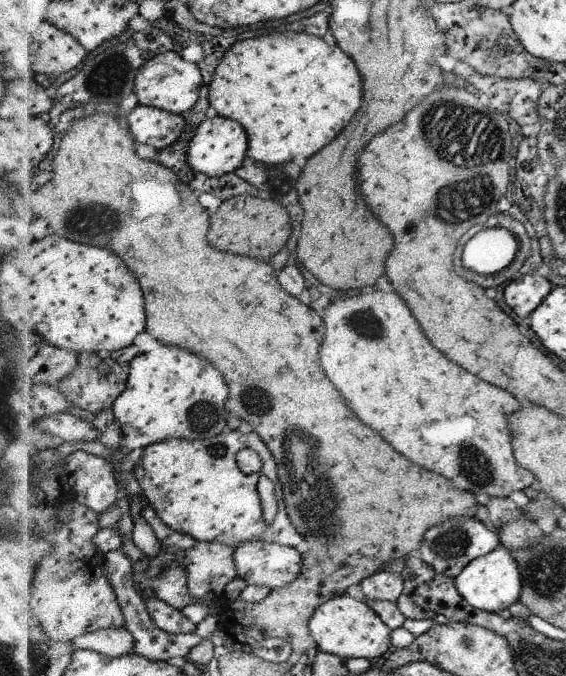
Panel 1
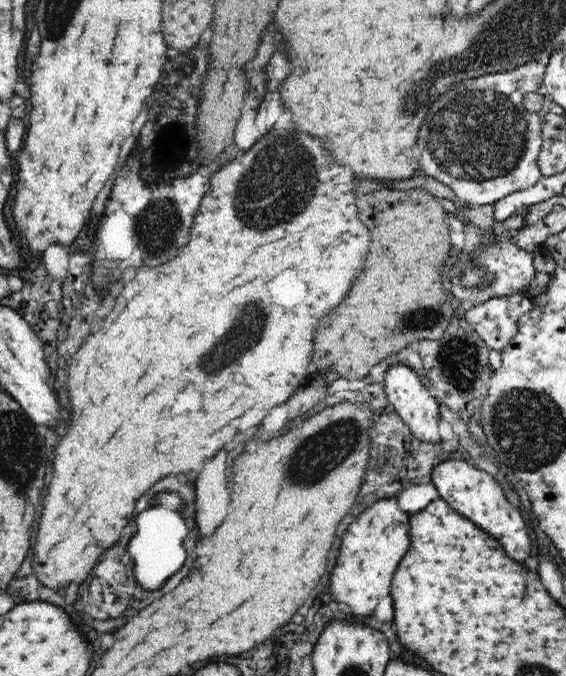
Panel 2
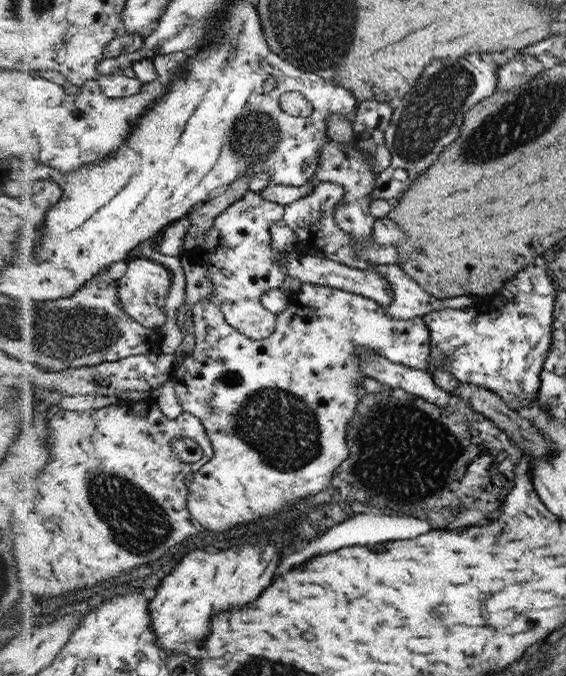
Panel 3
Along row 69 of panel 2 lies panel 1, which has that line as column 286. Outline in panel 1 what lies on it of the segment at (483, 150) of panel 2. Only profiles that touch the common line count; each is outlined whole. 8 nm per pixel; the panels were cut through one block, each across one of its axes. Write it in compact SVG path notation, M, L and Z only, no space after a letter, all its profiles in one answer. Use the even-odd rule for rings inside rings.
M227 430L220 436L206 440L172 439L153 444L139 453L135 470L135 483L138 484L150 505L159 517L162 517L174 530L192 535L198 541L218 542L228 546L246 544L246 542L269 542L297 547L302 545L304 538L296 532L294 524L290 522L285 505L281 501L279 491L279 468L274 464L274 458L270 454L268 444L260 438L258 432L245 433L240 430ZM244 448L253 448L262 455L264 468L254 474L246 474L240 468L238 454ZM262 476L272 480L277 488L279 500L279 512L272 524L264 518L264 506L258 492L258 482Z

